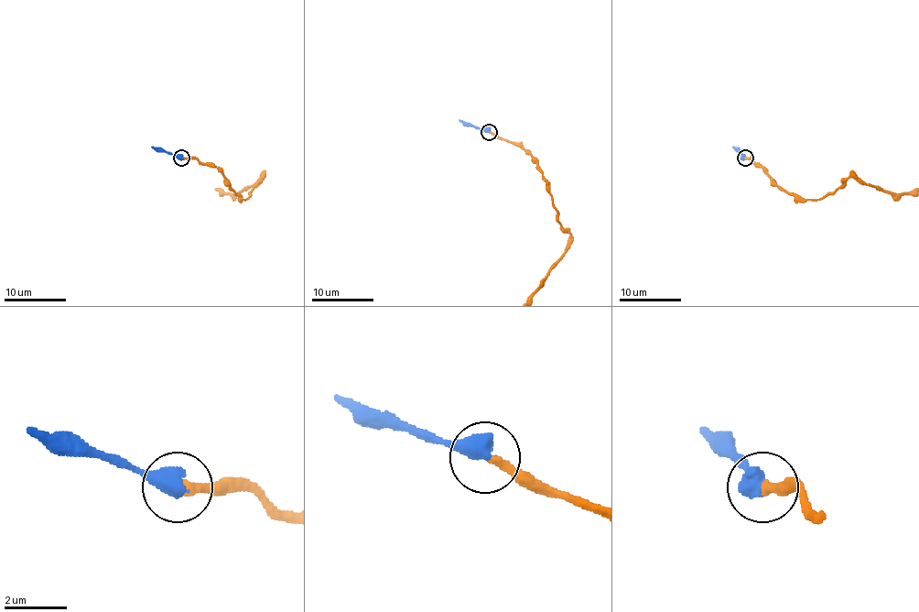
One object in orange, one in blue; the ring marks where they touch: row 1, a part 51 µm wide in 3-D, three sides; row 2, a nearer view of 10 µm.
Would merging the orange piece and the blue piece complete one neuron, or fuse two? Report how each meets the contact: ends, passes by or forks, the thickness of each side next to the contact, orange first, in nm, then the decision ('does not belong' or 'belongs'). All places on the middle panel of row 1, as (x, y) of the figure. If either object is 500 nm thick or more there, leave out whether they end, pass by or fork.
280/650 nm | belongs

